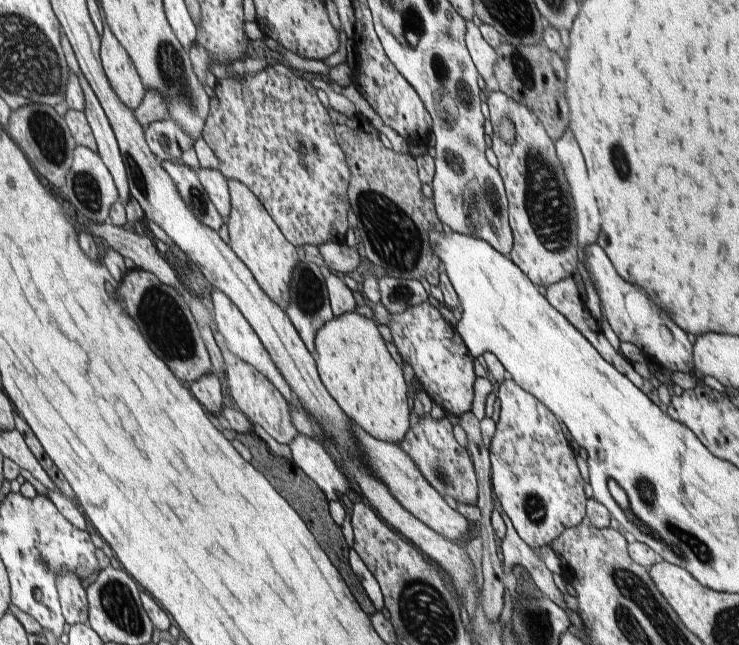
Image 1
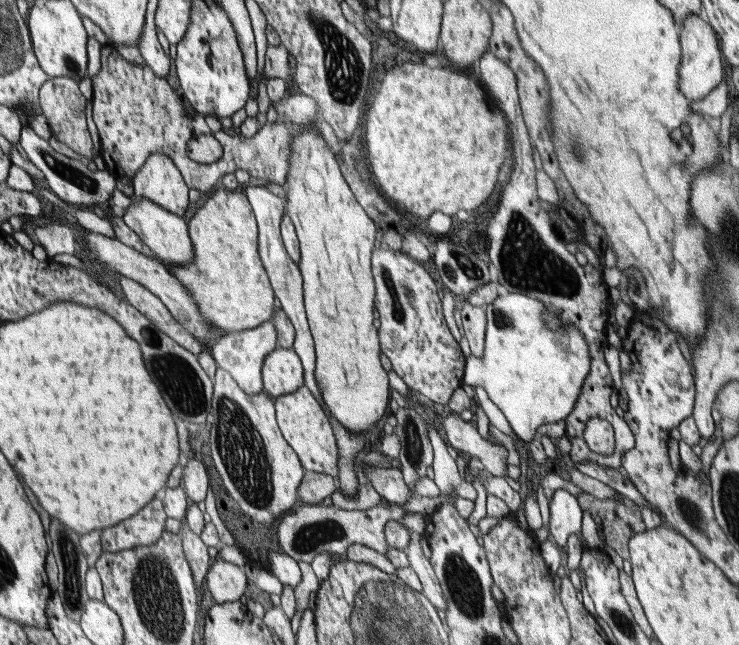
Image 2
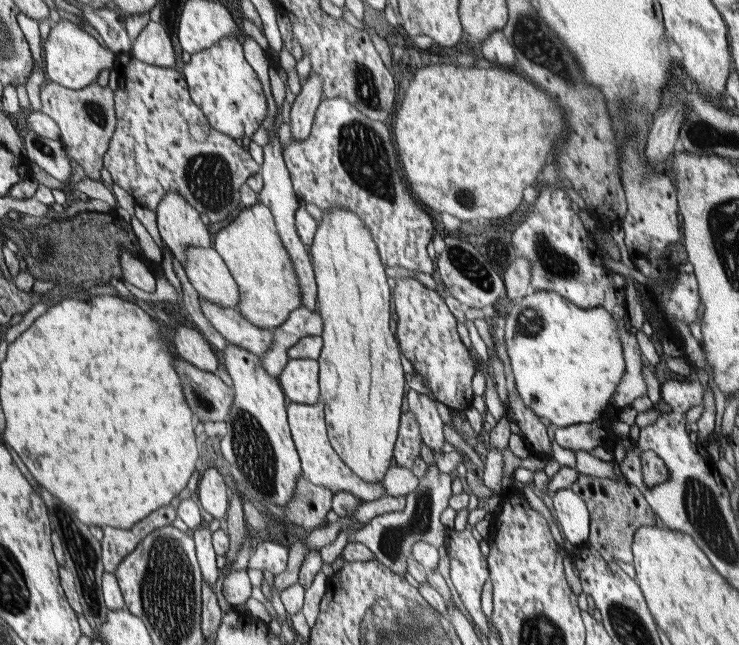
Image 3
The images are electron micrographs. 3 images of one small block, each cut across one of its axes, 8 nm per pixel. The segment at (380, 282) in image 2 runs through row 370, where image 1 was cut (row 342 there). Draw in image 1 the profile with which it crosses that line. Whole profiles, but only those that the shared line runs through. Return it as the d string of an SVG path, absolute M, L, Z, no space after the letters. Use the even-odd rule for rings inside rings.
M421 304L415 308L407 308L403 314L393 314L387 326L393 336L393 344L403 358L403 364L413 368L415 378L433 400L433 404L441 404L445 414L463 416L467 414L473 398L473 370L471 356L467 354L467 344L463 338L451 330L451 326L439 316L439 312L431 304Z

